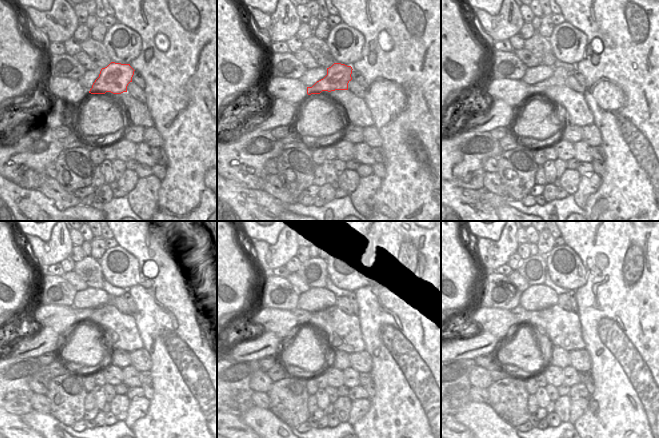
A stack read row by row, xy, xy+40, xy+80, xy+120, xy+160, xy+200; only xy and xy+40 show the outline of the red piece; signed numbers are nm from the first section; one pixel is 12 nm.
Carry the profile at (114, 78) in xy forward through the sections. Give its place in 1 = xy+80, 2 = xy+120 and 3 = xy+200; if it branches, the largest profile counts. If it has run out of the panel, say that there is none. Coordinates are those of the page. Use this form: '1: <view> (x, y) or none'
1: xy+80 (560, 74)
2: xy+120 (81, 314)
3: xy+200 (520, 314)

